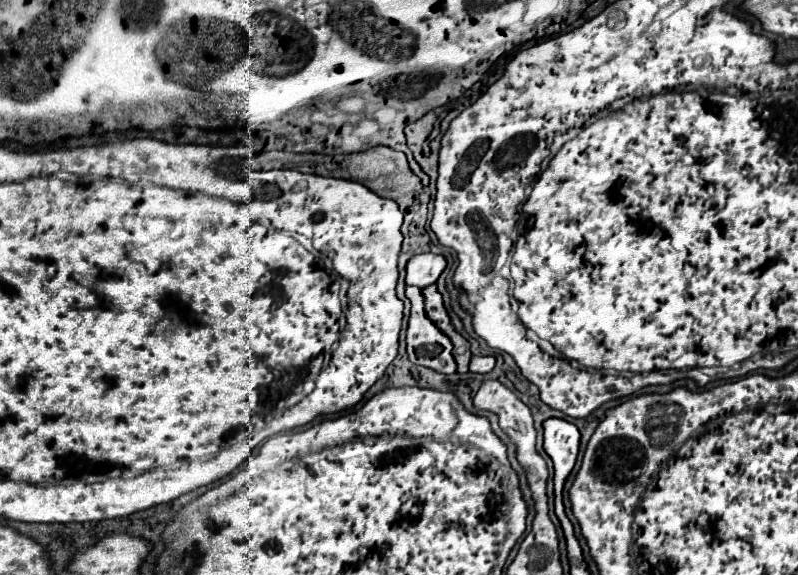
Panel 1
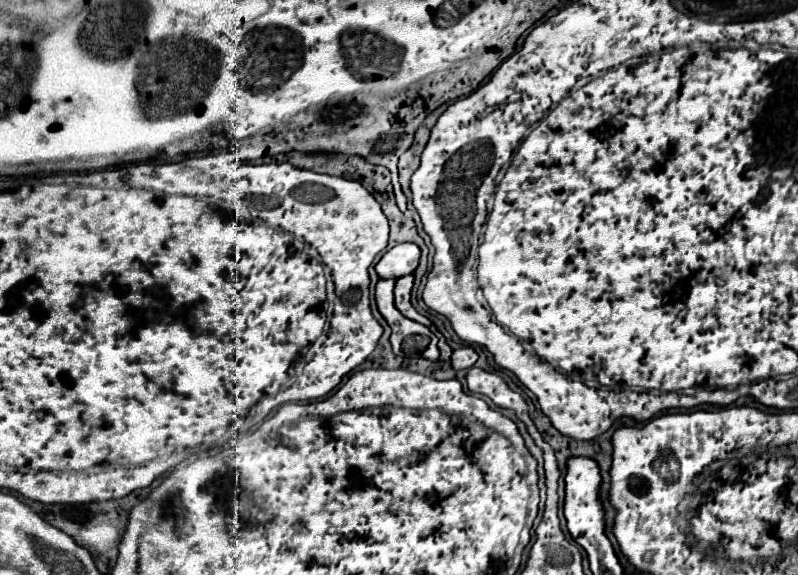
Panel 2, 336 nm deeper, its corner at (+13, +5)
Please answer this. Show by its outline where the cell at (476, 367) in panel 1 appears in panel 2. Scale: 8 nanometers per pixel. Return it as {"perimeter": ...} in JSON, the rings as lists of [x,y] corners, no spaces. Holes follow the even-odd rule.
{"perimeter":[[[466,345],[453,351],[450,363],[458,371],[458,369],[470,369],[470,367],[474,367],[476,359],[478,359],[478,355],[476,355],[474,348]]]}

